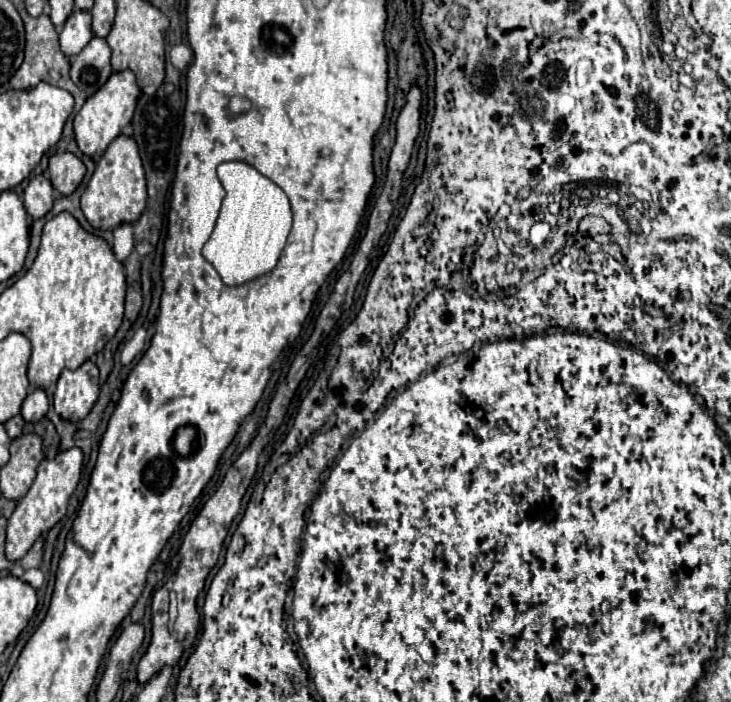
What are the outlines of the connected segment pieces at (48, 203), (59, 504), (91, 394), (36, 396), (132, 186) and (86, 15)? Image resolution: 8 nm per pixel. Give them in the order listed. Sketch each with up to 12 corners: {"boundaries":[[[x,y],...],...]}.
{"boundaries":[[[34,175],[24,189],[32,219],[44,217],[54,203],[52,183]],[[84,455],[44,459],[8,523],[6,557],[18,561],[64,515]],[[98,367],[62,371],[54,409],[80,421],[96,403]],[[34,389],[22,403],[22,417],[40,421],[48,411],[44,389]],[[118,135],[82,193],[94,229],[132,223],[146,207],[134,137]],[[74,11],[60,31],[66,57],[78,55],[92,39],[90,11]]]}

